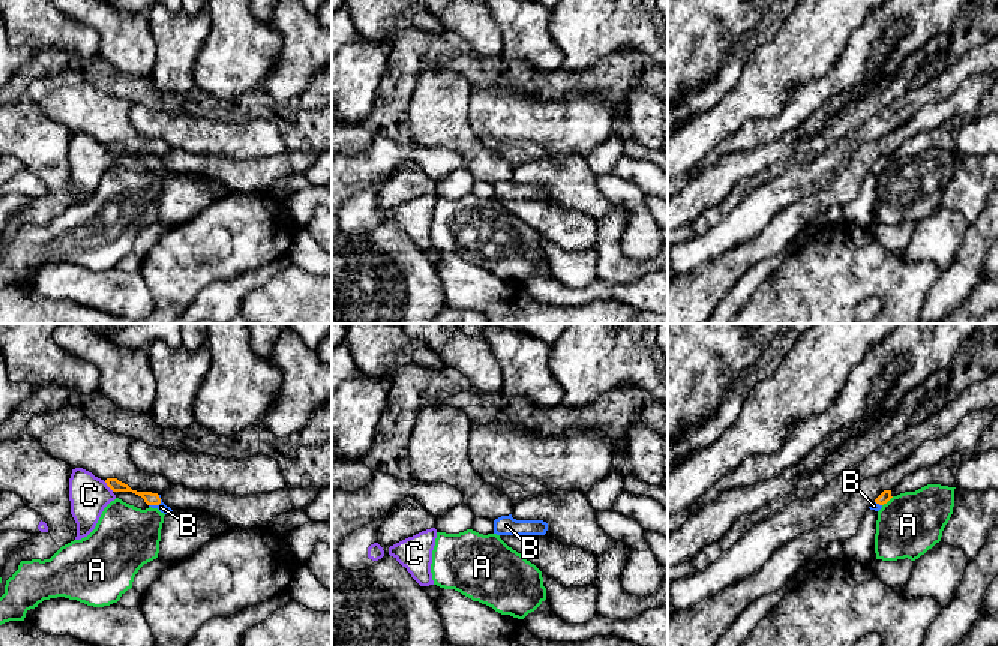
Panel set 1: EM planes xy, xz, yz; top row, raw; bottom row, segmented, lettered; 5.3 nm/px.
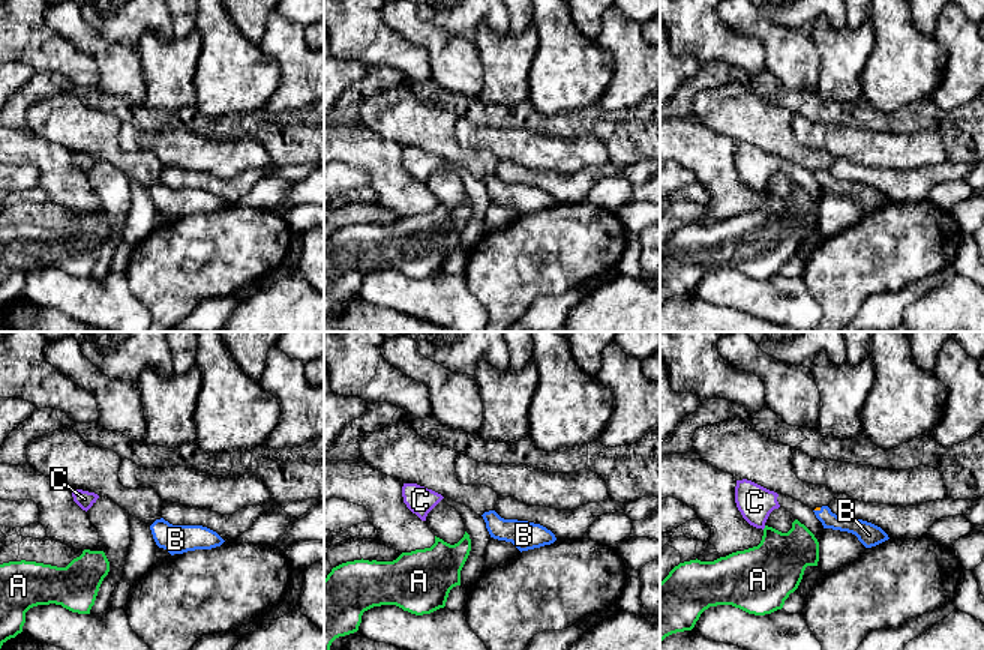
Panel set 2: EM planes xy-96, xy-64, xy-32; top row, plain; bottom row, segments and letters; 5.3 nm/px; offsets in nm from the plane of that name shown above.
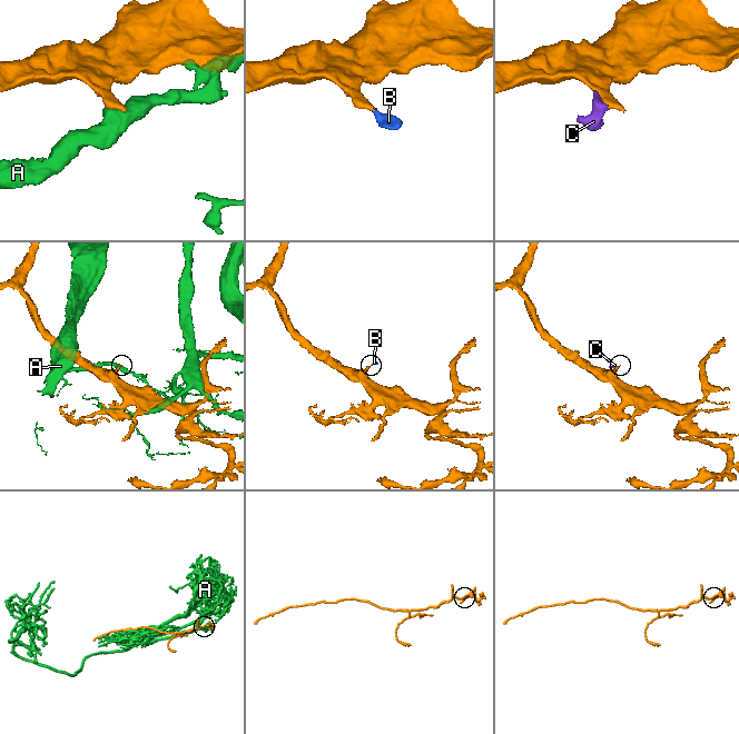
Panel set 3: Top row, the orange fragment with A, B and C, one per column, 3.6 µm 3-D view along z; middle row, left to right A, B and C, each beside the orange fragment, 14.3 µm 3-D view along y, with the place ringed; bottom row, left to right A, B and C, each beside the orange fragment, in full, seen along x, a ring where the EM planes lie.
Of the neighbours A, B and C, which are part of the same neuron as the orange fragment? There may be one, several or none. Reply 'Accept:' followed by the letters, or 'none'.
Accept: B

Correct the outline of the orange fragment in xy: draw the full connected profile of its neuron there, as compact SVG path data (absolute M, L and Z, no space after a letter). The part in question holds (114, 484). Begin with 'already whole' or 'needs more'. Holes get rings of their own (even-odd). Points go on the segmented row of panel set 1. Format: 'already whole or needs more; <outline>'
needs more; M107 478L105 483L113 492L132 492L141 496L149 507L158 508L164 514L168 514L173 511L170 507L167 507L162 502L161 495L158 493L132 490L128 484L119 481L117 478Z

